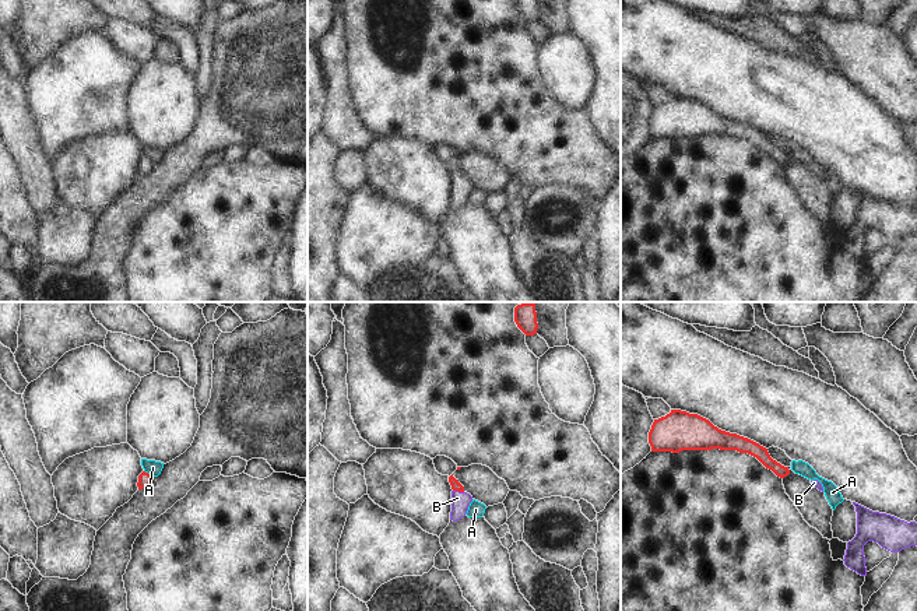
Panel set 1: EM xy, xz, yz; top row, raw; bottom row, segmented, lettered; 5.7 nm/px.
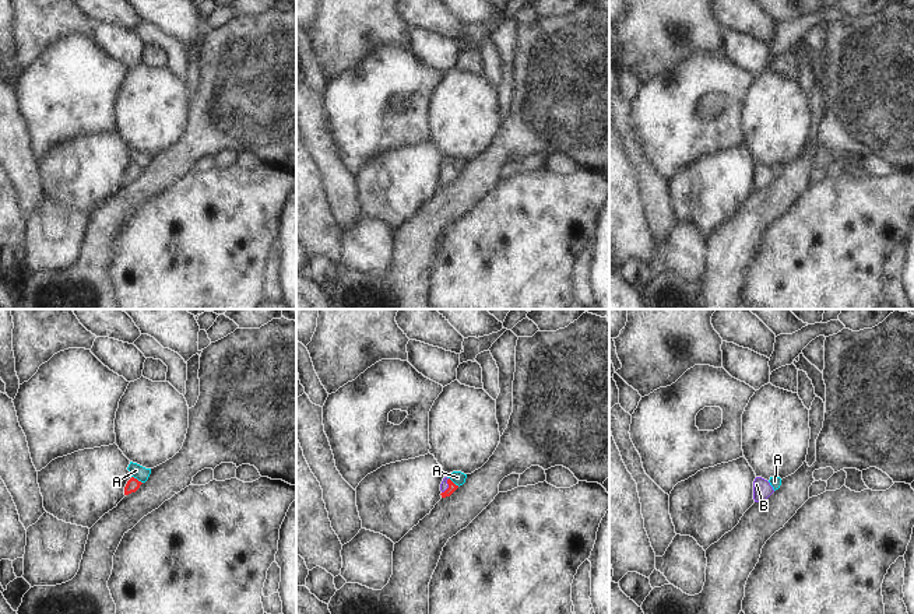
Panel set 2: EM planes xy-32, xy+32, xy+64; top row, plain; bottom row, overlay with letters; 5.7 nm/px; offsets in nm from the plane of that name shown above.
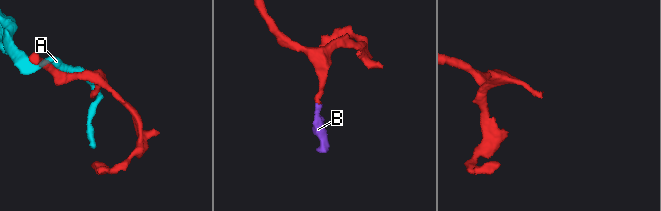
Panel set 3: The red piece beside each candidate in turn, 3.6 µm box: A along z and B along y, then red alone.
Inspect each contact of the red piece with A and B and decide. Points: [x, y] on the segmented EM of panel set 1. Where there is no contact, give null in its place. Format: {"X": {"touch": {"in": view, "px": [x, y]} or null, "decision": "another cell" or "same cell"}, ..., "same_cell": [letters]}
{"A": {"touch": {"in": "xy", "px": [147, 473]}, "decision": "another cell"}, "B": {"touch": {"in": "xz", "px": [459, 491]}, "decision": "same cell"}, "same_cell": ["B"]}

